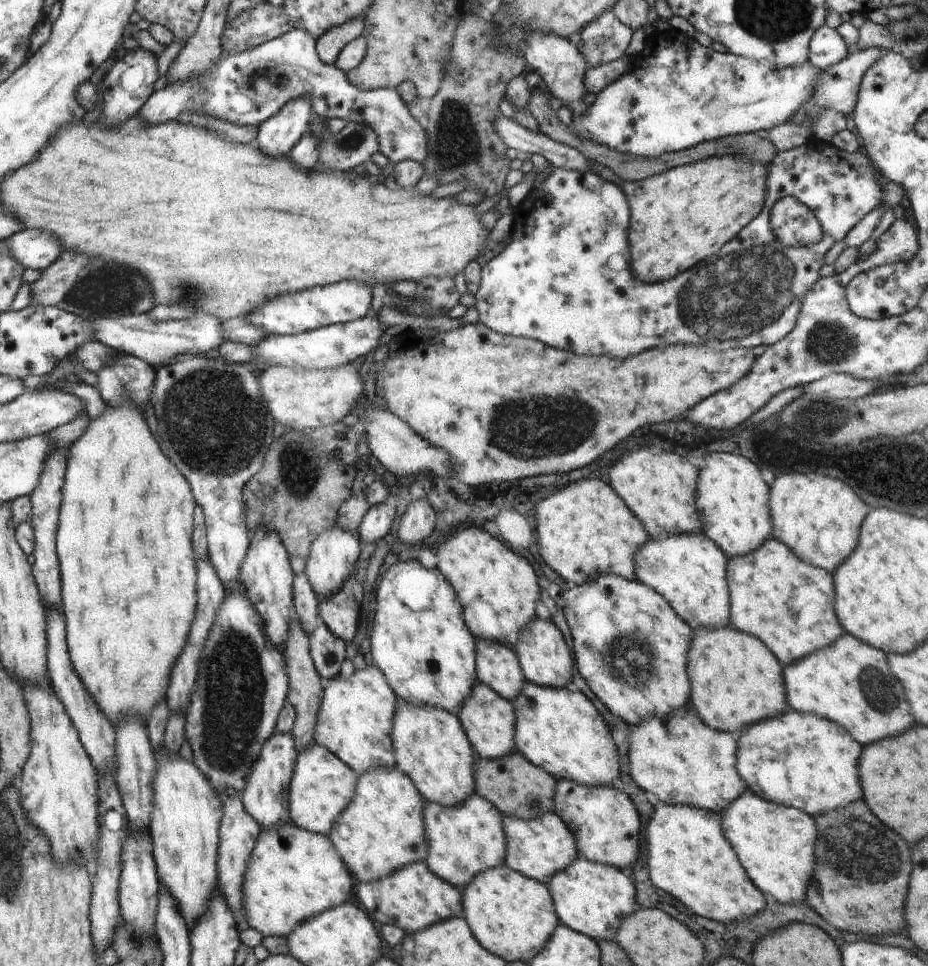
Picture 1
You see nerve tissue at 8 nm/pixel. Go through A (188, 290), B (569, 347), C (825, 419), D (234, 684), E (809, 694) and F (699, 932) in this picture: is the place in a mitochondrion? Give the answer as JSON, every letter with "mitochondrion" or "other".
{"A":"mitochondrion","B":"other","C":"mitochondrion","D":"mitochondrion","E":"other","F":"other"}

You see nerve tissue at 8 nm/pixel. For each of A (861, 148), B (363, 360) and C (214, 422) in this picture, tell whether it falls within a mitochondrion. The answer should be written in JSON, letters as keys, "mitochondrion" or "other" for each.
{"A":"other","B":"other","C":"mitochondrion"}

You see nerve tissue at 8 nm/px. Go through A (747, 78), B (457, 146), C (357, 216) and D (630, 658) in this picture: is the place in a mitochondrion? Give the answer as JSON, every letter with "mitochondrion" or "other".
{"A":"other","B":"mitochondrion","C":"other","D":"mitochondrion"}

